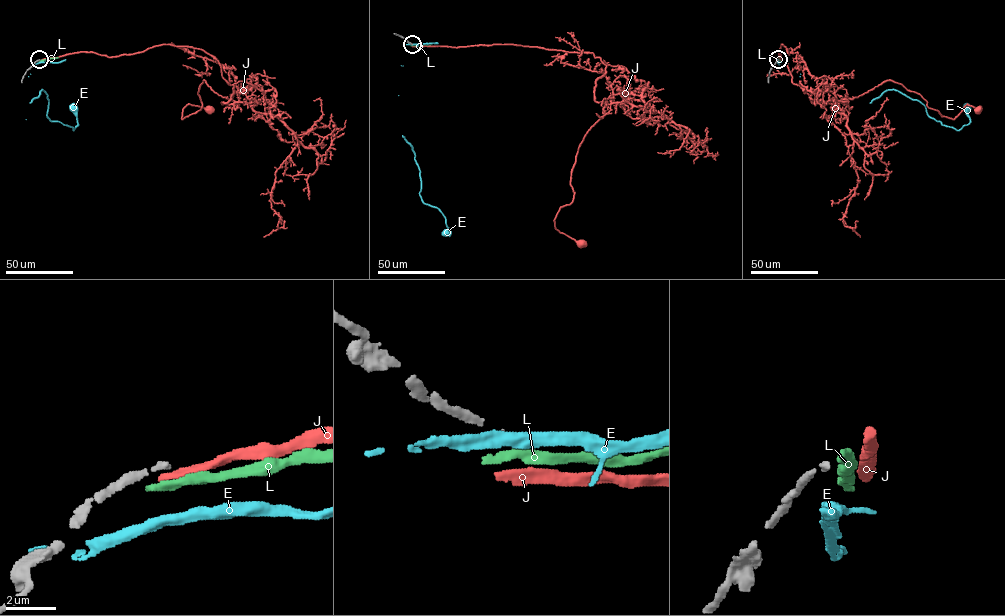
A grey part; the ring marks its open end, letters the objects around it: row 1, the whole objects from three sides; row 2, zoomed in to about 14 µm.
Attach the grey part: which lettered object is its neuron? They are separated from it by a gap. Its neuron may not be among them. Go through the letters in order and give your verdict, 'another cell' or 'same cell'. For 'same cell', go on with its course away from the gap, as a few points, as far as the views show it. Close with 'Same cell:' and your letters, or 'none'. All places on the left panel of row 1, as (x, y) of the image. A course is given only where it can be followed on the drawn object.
E: another cell
J: another cell
L: another cell
Same cell: none

